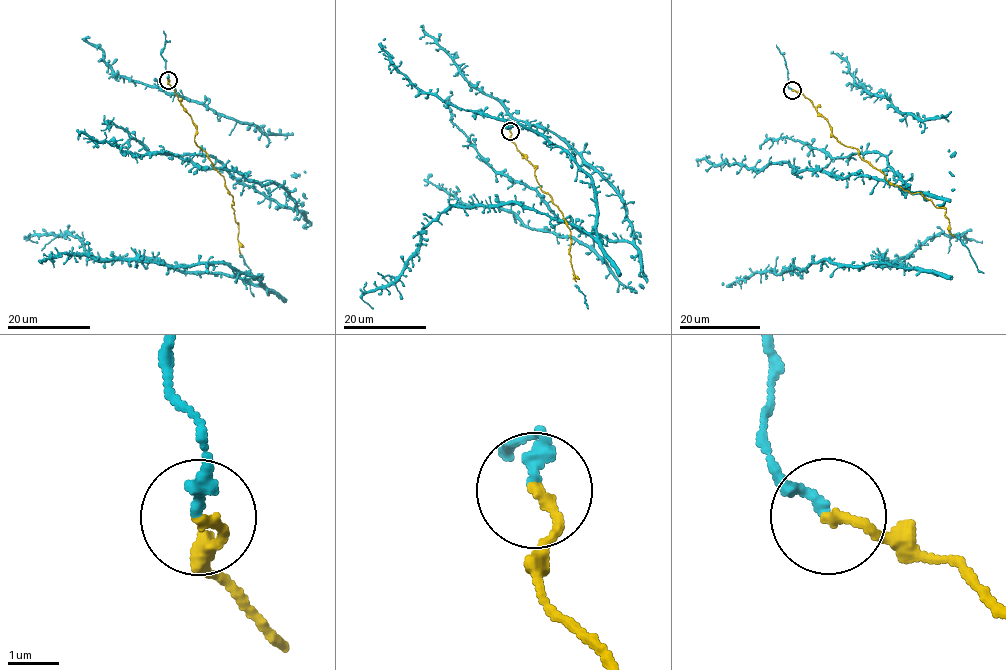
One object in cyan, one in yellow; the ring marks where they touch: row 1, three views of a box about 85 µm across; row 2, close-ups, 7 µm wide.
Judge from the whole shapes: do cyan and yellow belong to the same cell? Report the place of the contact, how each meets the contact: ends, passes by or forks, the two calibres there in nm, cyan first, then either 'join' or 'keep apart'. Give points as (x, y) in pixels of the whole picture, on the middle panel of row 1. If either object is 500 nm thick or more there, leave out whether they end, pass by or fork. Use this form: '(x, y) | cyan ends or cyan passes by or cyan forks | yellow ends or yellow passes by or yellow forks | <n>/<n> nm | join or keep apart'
(510, 131) | cyan ends | yellow ends | 200/200 nm | join

